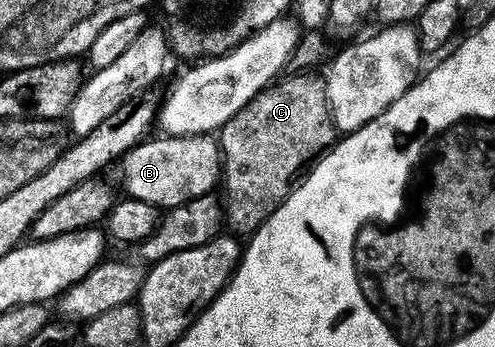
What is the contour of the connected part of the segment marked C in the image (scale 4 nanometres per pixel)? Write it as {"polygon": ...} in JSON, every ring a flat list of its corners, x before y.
{"polygon":[[307,70,274,80,220,129,220,196,224,201,225,223,229,227,231,224,235,233,250,234,259,228,286,201,304,170,335,143,336,129,326,97,326,81,313,74]]}

